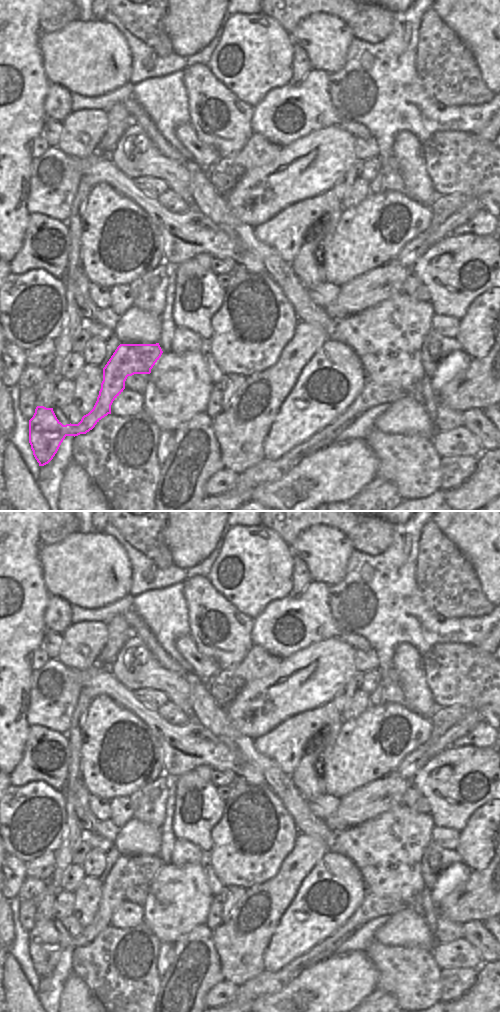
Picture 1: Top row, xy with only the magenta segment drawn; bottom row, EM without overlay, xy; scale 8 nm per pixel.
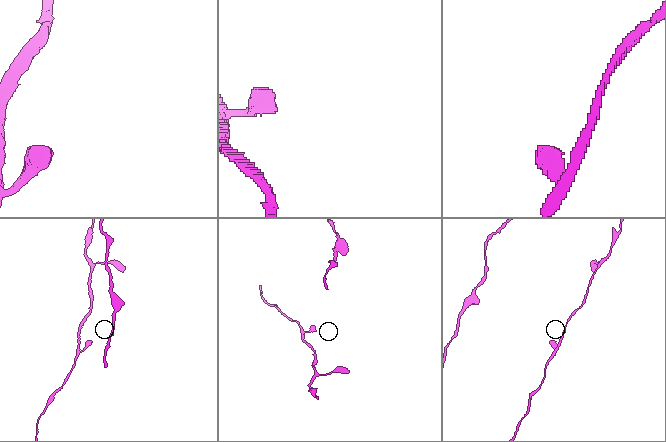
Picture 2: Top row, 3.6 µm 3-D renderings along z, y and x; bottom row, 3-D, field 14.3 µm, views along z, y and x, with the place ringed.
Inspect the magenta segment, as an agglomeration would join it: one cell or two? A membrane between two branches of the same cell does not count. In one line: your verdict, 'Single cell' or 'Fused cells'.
Single cell.

